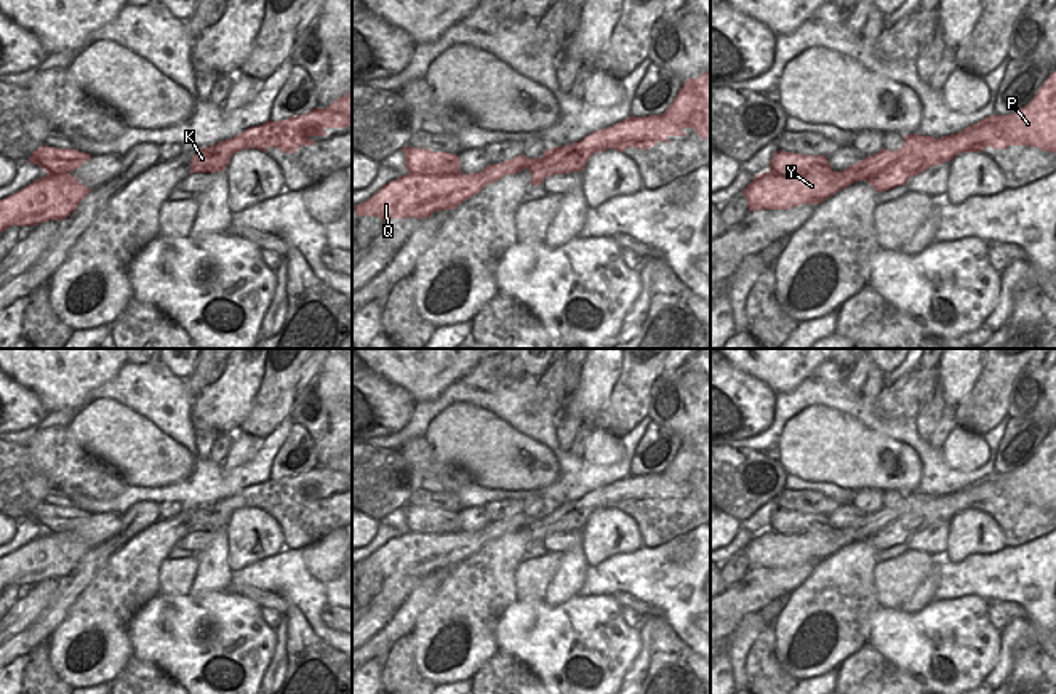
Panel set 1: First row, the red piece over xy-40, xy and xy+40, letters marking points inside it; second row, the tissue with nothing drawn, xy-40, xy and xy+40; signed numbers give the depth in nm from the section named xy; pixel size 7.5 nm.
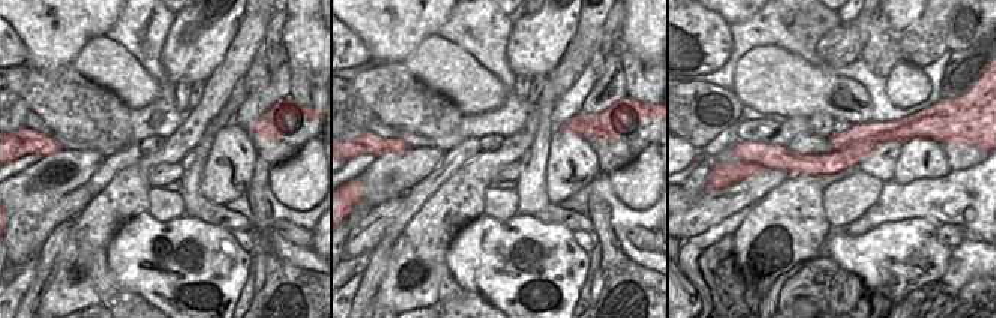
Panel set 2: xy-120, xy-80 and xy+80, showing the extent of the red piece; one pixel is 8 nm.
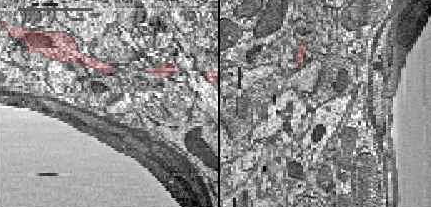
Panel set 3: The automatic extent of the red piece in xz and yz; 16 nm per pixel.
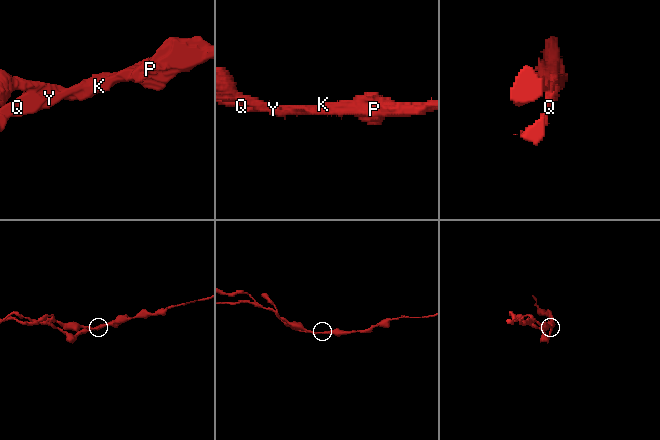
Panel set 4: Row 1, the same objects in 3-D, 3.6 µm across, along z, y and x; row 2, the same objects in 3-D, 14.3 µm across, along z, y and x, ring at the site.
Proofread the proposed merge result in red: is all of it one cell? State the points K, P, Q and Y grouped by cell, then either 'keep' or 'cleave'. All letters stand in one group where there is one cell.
K / P Q Y; cleave

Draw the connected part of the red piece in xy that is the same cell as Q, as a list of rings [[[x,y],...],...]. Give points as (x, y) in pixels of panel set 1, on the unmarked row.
[[[523,512],[488,523],[474,532],[448,532],[429,536],[426,532],[405,532],[378,548],[371,556],[355,563],[357,574],[376,574],[382,579],[403,576],[429,576],[435,569],[456,568],[485,544],[525,526],[531,526],[541,517],[526,517]]]

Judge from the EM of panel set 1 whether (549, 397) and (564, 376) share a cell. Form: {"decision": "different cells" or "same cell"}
{"decision": "same cell"}

